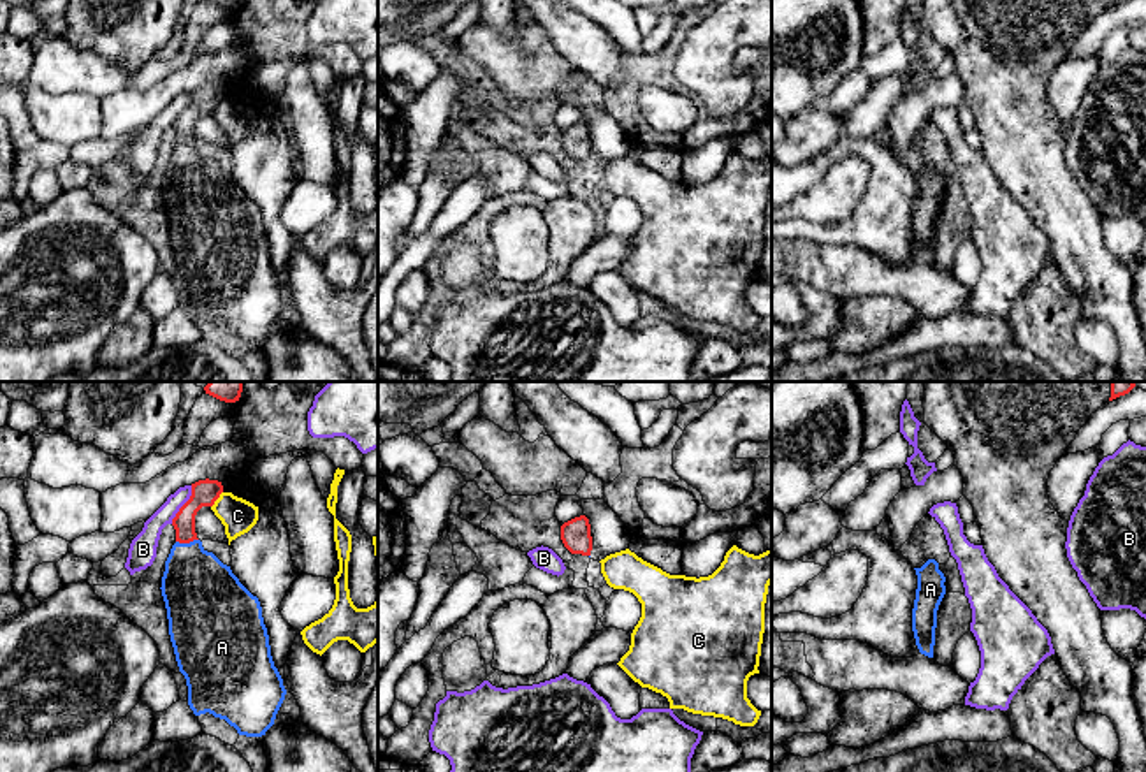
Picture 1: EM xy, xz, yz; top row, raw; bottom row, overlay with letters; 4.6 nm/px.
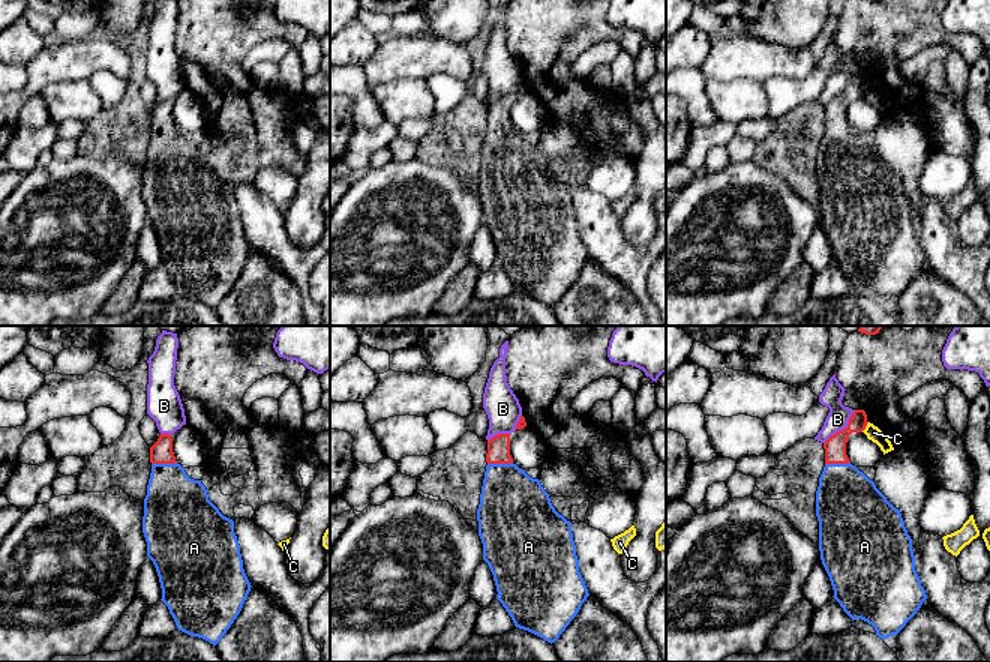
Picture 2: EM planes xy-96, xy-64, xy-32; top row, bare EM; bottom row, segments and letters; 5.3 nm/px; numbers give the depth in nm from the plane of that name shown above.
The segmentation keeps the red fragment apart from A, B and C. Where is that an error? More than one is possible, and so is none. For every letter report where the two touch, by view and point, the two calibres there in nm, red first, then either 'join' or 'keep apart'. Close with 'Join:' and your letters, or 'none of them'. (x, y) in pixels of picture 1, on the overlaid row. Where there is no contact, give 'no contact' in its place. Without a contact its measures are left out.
A: xy (187, 542) | 120/340 nm | join
B: xy (183, 505) | 120/110 nm | keep apart
C: xy (217, 498) | 120/160 nm | keep apart
Join: A

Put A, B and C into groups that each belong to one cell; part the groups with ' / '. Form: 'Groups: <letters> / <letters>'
Groups: A / B / C

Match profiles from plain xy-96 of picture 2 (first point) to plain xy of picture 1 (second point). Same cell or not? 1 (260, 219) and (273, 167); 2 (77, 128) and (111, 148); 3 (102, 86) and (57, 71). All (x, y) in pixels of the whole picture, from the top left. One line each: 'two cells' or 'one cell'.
1: two cells
2: one cell
3: two cells

